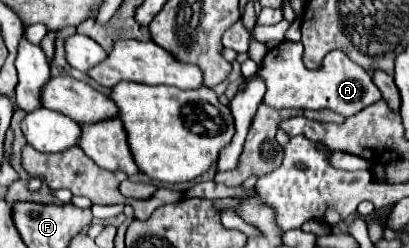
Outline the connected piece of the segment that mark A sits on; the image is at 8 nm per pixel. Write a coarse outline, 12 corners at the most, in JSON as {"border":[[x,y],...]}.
{"border":[[302,44],[270,50],[258,74],[272,108],[354,116],[382,98],[344,52],[306,70]]}

